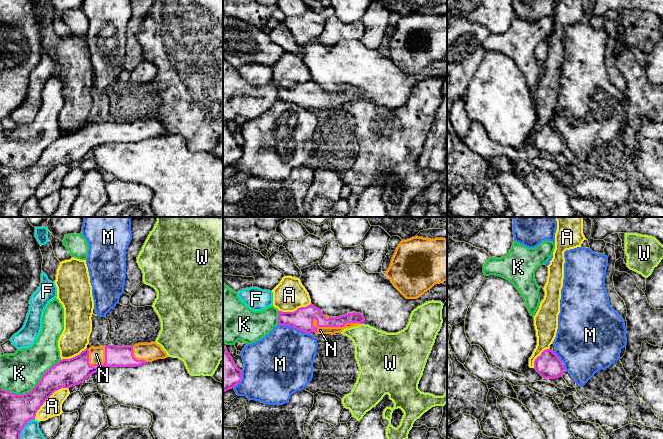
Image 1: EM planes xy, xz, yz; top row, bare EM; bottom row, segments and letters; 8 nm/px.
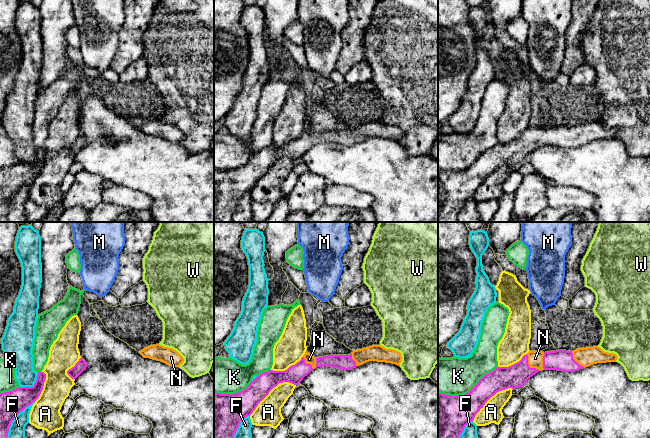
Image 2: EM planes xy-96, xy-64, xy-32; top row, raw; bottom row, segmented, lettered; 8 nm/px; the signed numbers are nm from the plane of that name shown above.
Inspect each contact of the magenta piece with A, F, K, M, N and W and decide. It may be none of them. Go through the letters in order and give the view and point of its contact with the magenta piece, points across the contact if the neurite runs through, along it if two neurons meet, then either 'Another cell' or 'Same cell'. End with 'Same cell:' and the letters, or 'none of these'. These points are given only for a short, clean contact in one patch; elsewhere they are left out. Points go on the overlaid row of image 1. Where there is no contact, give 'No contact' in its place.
A: Touches magenta at xy (48, 397). Another cell
F: Touches magenta at xy (24, 426). Another cell
K: Touches magenta at xy (32, 389). Another cell
M: Touches magenta at xz (294, 327). Another cell
N: Touches magenta at xz (334, 326). Same cell
W: Touches magenta at xz (362, 323). Another cell
Same cell: N

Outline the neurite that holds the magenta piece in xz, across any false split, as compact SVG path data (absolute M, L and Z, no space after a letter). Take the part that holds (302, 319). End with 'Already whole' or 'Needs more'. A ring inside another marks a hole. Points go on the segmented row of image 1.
M310 304L298 308L294 312L279 311L278 324L294 327L297 330L311 334L335 334L341 333L346 328L364 324L365 319L360 313L348 313L340 317L324 315L320 309Z. Needs more

